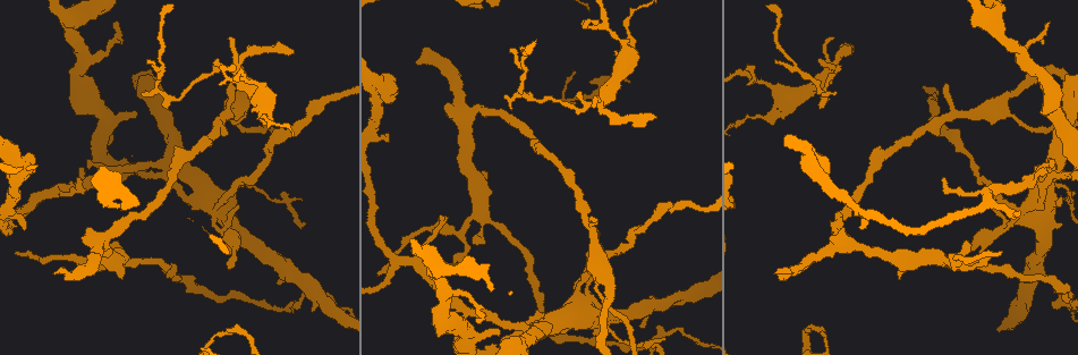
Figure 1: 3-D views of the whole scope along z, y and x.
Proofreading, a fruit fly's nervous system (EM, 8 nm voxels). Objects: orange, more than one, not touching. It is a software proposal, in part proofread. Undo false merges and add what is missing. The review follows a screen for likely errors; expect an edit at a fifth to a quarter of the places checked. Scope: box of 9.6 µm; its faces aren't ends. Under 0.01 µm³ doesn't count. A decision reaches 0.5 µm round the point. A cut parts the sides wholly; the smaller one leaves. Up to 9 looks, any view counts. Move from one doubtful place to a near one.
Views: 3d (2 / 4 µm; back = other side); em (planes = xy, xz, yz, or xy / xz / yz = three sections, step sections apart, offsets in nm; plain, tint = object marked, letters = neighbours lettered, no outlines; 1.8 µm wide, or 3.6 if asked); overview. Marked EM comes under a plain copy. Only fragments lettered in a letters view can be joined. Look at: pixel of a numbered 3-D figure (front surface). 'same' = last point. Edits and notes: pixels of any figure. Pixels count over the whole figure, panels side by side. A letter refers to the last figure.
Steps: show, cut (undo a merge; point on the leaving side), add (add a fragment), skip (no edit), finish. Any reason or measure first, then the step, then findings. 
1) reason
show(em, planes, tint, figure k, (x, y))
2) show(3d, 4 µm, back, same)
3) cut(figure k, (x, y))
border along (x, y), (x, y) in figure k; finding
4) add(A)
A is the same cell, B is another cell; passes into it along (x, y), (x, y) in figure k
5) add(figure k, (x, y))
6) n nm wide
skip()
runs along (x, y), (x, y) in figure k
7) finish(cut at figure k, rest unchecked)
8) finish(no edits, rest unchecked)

abrupt turn
show(3d, 2 µm, figure 1, (786, 276))

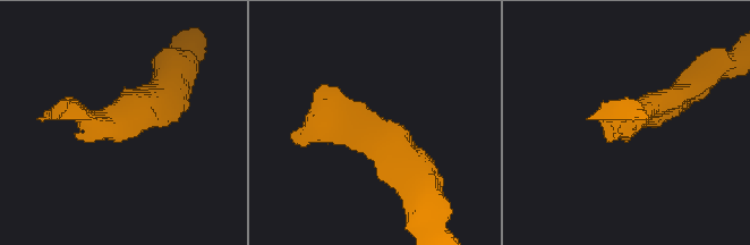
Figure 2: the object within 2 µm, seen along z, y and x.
need the tissue
show(em, planes, letters, figure 2, (351, 126))

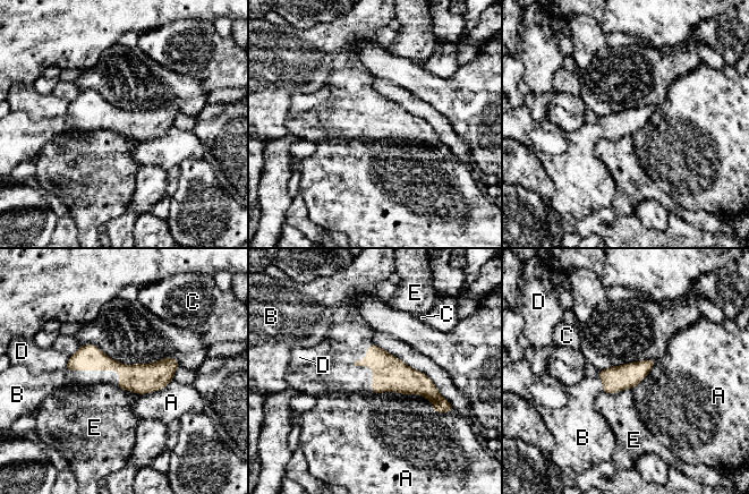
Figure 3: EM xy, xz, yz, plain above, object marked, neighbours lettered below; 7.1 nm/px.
add(B)
B is the same cell, A, C, D and E are other cells; passes into it along (615, 378), (603, 383), (580, 410) in figure 3; the cell continues

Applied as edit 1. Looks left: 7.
three arms meet
show(em, planes, letters, figure 1, (841, 244))

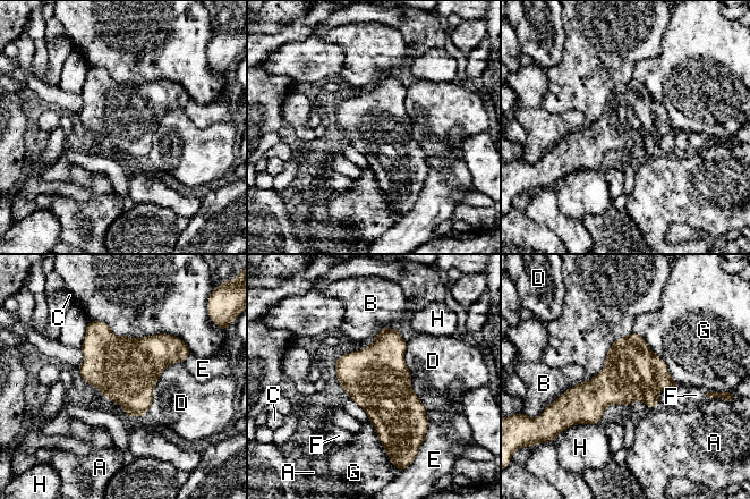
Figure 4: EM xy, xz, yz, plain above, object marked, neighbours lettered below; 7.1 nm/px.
skip()
A, B, C, D, E, F, G and H are other cells; border along (658, 404), (648, 408) in figure 4; continuous, no second cell

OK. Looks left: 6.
narrows sharply
show(3d, 4 µm, figure 1, (999, 226))

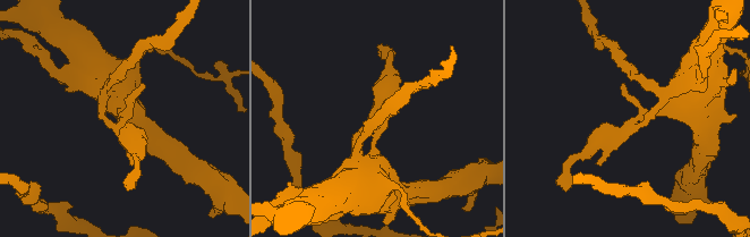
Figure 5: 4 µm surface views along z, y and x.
show(em, planes, tint, figure 5, (632, 120))

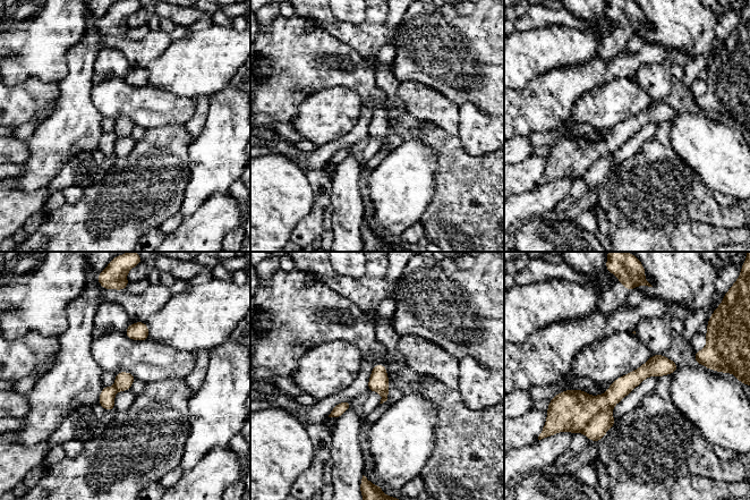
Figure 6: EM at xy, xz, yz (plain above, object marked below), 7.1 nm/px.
see the neighbours
show(em, planes, letters, same)

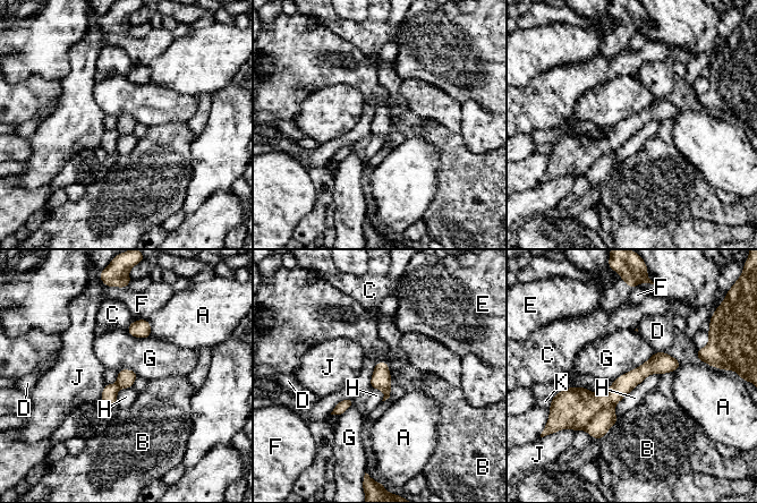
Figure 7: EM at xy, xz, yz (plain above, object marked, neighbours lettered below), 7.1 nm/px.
130 nm wide
cut(figure 7, (602, 421))
A, B, C, D, E, F, G, H, J and K are other cells; border along (615, 403), (601, 409), (584, 428) in figure 7; a second cell is stuck on

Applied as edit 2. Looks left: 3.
finish(add at figure 3, cut at figure 7, rest unchecked)

